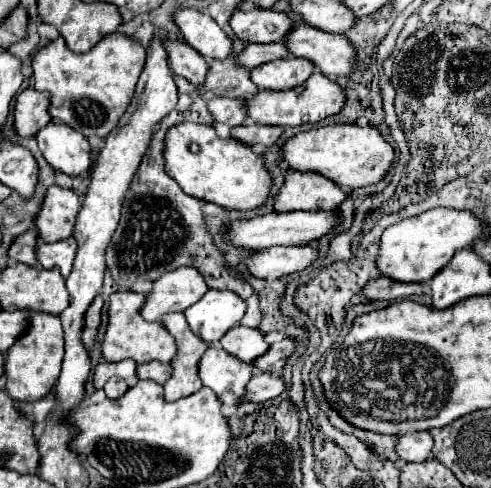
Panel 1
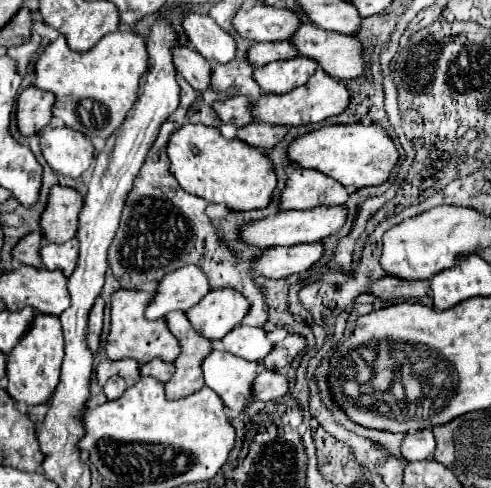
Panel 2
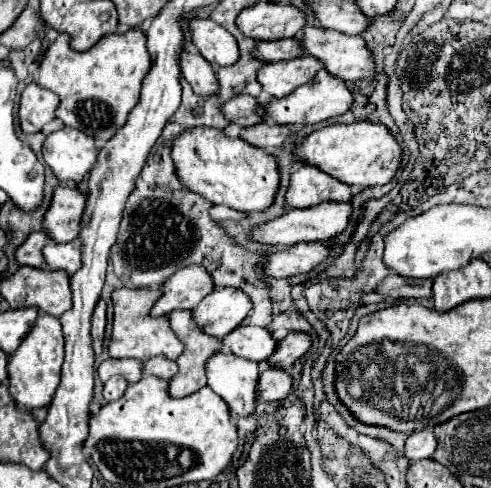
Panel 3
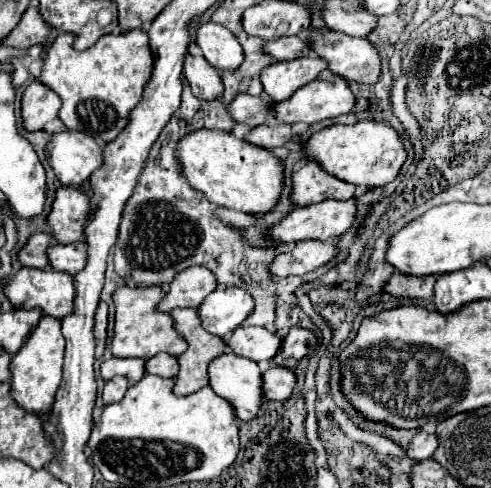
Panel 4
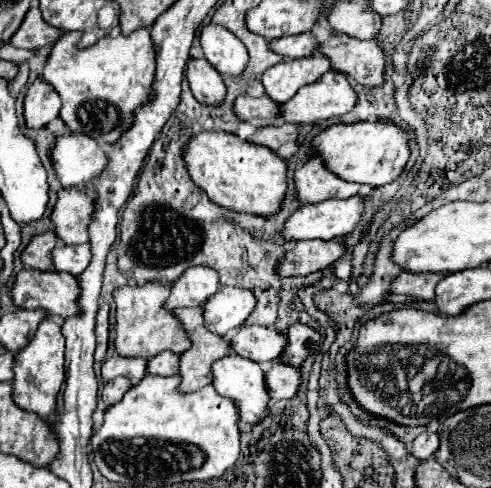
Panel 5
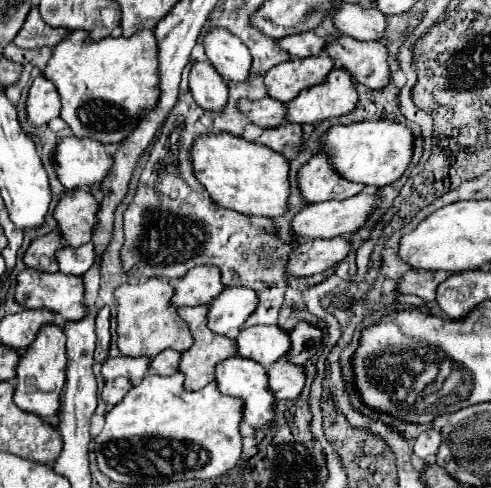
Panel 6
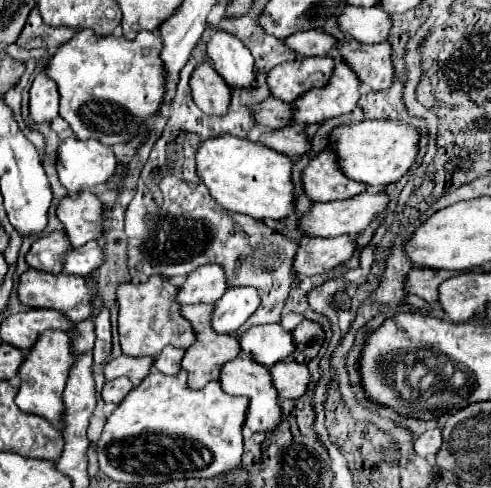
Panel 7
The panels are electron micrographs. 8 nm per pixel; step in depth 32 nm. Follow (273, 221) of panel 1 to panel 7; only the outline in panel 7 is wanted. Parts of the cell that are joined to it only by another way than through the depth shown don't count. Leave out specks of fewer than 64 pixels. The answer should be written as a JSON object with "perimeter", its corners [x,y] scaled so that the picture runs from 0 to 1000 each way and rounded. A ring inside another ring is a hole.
{"perimeter":[[[737,393],[729,402],[717,402],[717,406],[705,406],[705,410],[684,410],[684,414],[648,414],[635,422],[635,430],[611,451],[619,475],[627,484],[660,484],[660,488],[680,488],[680,484],[697,484],[697,480],[709,480],[709,484],[725,484],[733,480],[737,471],[745,471],[758,451],[786,430],[794,414],[794,402],[786,393]]]}

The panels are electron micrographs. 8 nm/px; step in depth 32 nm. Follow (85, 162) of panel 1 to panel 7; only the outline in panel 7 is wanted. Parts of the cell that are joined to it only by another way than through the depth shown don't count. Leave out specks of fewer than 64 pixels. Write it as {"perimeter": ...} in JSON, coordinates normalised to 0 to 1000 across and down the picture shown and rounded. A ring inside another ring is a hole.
{"perimeter":[[[138,283],[122,295],[118,303],[118,361],[126,381],[138,389],[143,402],[151,402],[155,393],[167,393],[171,385],[187,385],[200,377],[216,377],[224,369],[224,361],[232,357],[240,332],[236,320],[228,311],[228,303],[204,295],[200,287],[155,287],[155,283]]]}

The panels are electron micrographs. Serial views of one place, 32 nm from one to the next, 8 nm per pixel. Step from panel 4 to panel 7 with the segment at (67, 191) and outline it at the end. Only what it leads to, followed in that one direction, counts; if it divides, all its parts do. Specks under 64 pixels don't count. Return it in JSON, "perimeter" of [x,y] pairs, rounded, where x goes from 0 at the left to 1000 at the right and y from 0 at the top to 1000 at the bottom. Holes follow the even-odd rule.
{"perimeter":[[[183,389],[159,393],[155,406],[130,406],[114,430],[151,508],[171,504],[212,480],[212,418]]]}

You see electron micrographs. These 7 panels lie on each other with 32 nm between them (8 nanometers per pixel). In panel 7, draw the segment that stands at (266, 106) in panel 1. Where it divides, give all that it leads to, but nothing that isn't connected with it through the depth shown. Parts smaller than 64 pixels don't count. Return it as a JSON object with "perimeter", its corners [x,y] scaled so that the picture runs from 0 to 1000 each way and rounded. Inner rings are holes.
{"perimeter":[[[697,123],[684,127],[676,160],[668,176],[644,180],[619,197],[611,197],[599,217],[599,246],[619,254],[660,250],[680,238],[697,238],[721,225],[733,201],[733,164],[709,131]]]}

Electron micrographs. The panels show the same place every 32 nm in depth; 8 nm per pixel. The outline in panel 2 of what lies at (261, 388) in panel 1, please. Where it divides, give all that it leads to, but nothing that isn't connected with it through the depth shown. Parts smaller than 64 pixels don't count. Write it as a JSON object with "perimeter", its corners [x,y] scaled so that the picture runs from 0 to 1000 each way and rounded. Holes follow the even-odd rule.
{"perimeter":[[[534,758],[521,779],[517,779],[517,820],[562,820],[587,807],[591,783],[578,766],[570,762],[550,762]]]}

